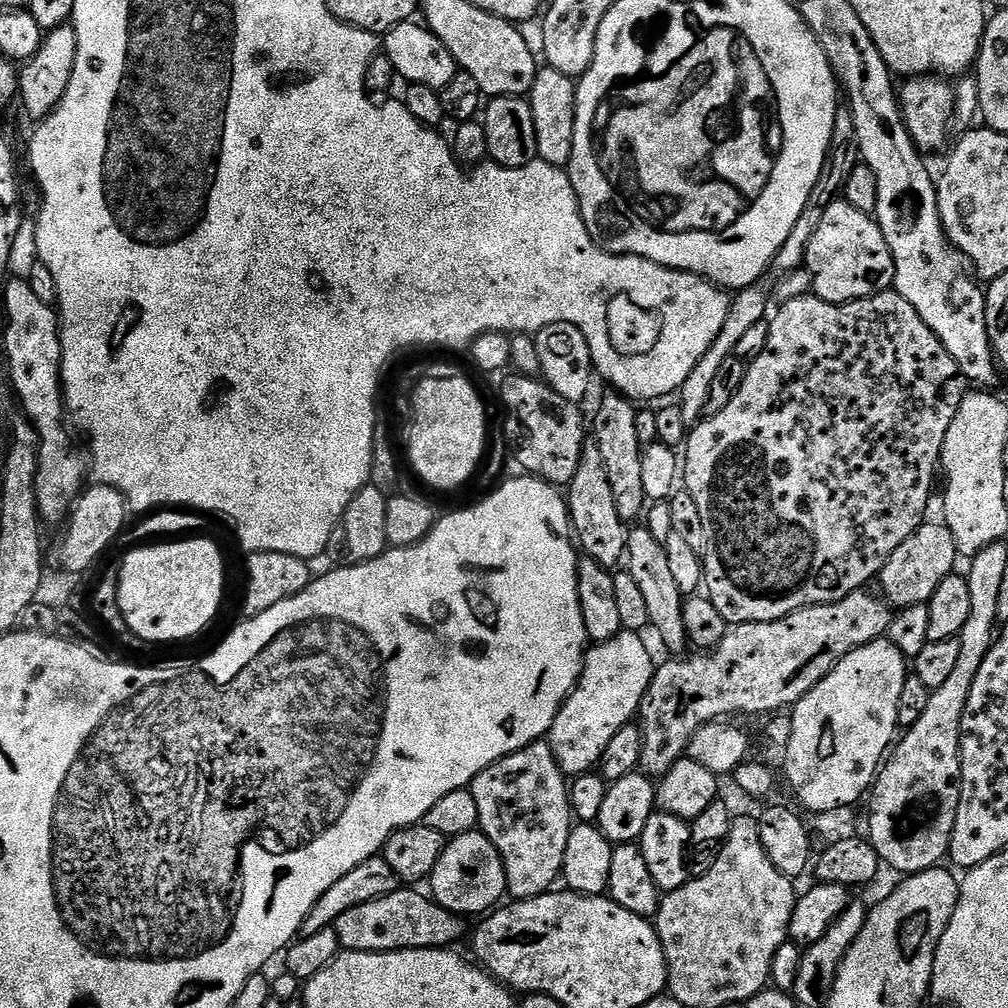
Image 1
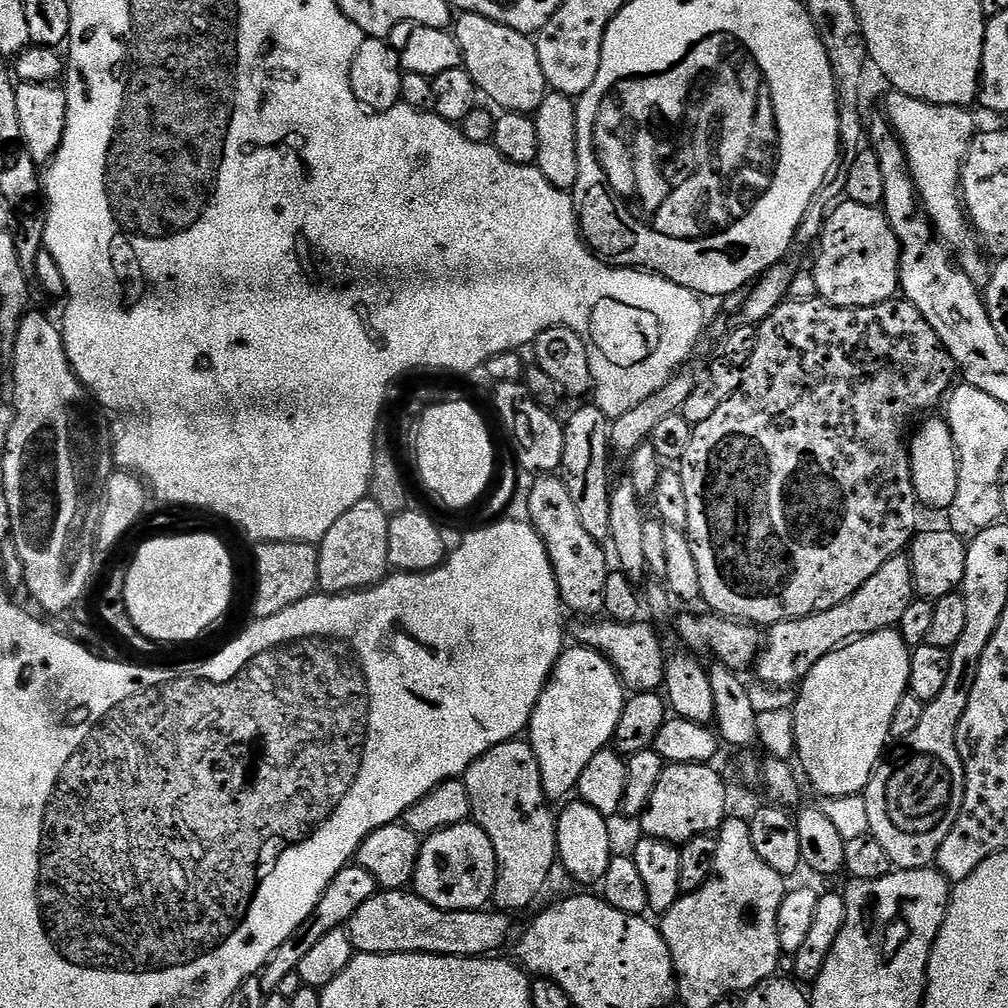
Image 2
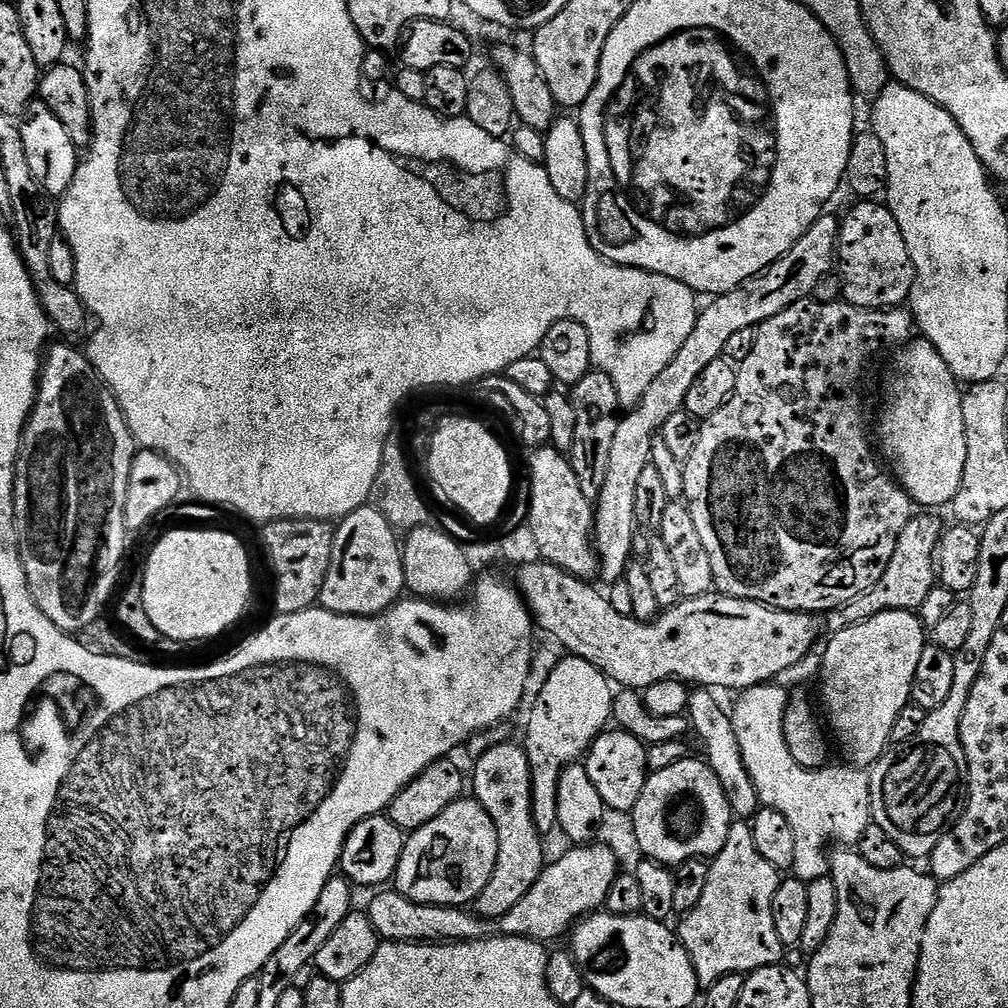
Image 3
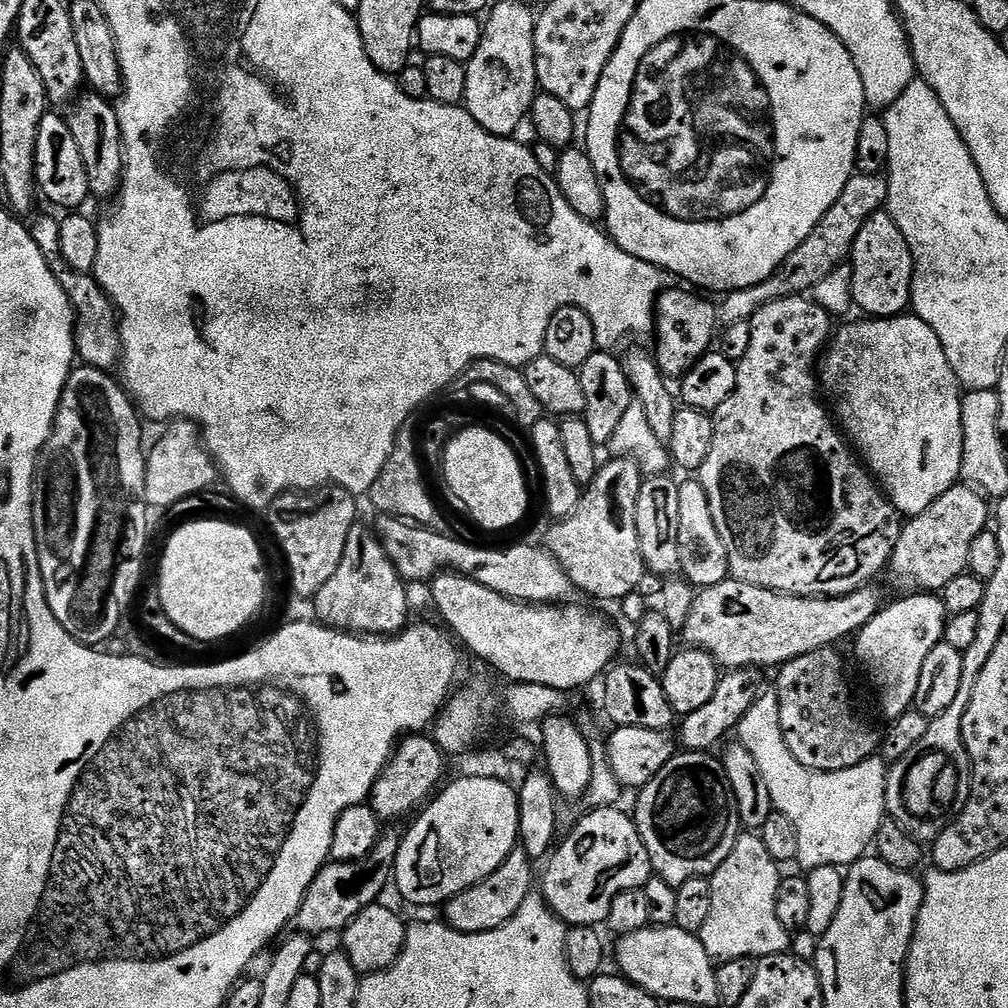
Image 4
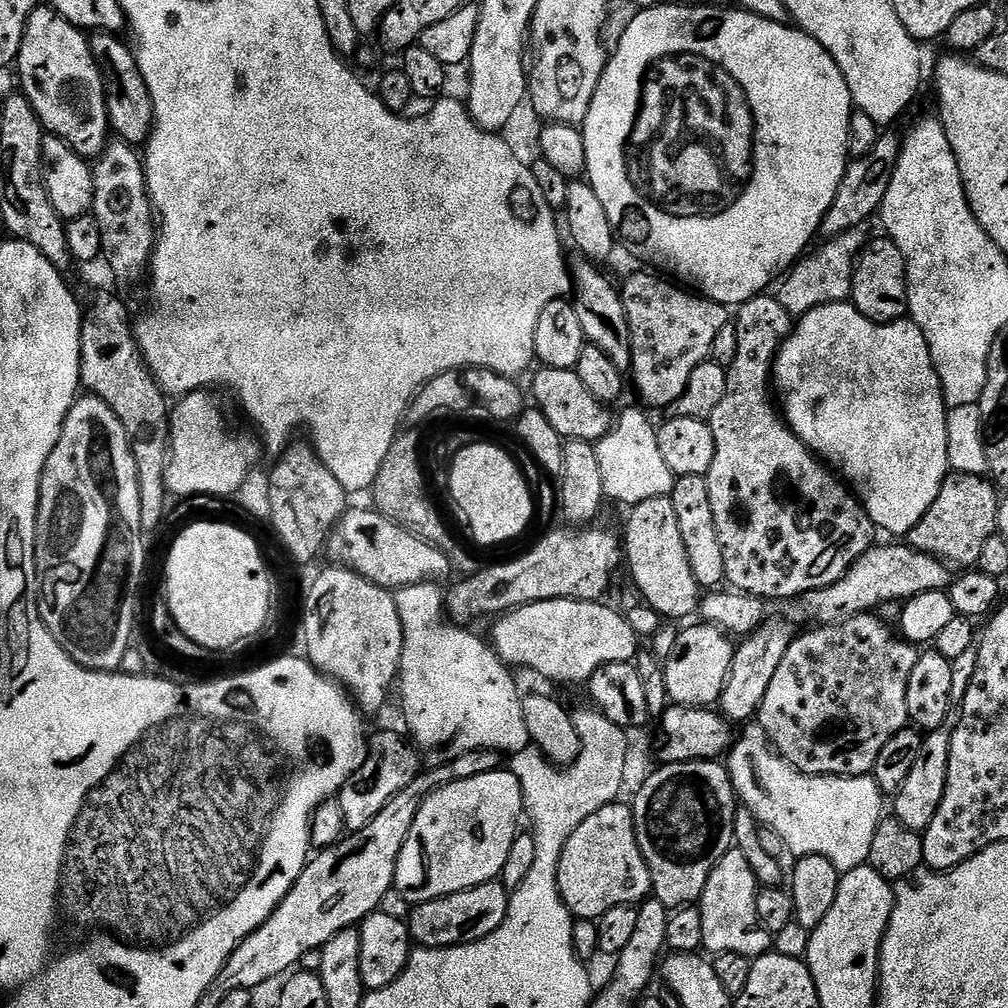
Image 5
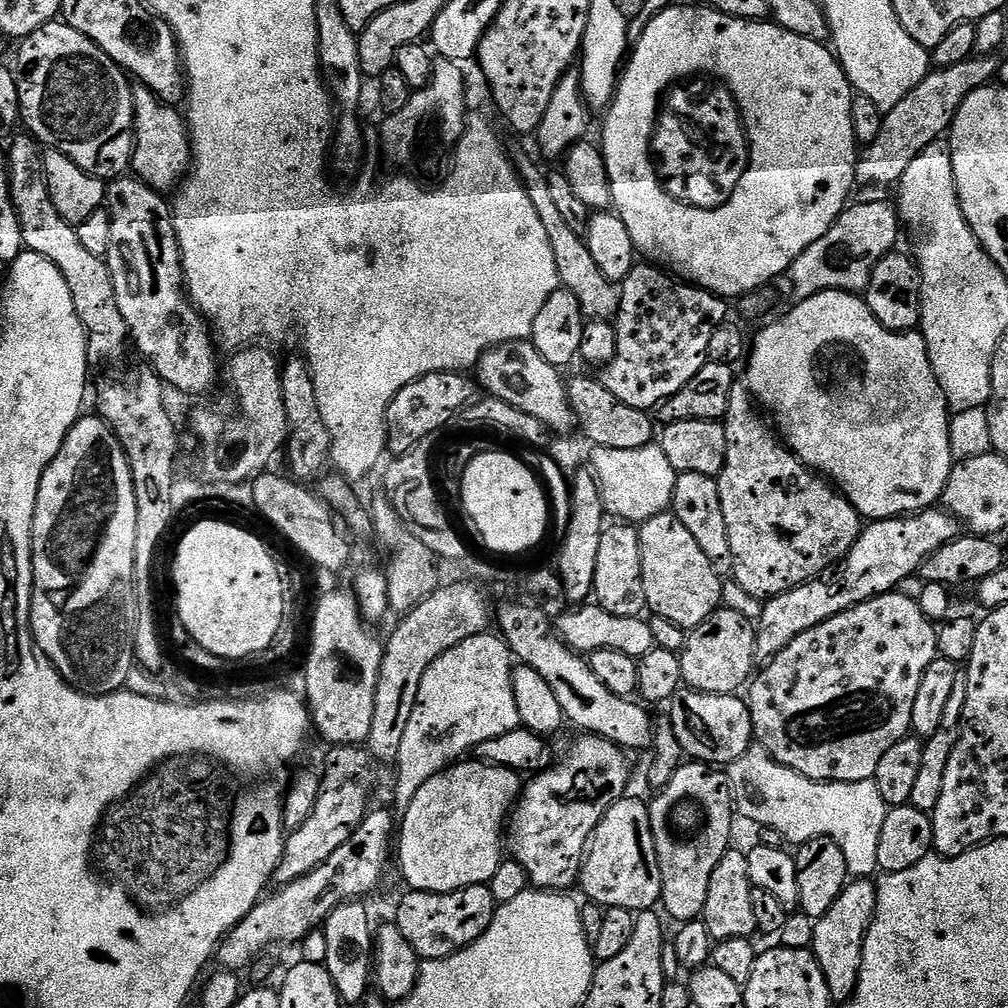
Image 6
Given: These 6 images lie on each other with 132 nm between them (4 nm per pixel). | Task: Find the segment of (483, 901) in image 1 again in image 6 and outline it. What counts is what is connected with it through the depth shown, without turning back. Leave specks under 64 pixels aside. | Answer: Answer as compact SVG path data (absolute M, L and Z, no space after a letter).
M457 762L438 773L434 778L430 778L430 782L426 782L426 786L422 786L422 790L418 790L418 794L414 794L414 798L410 802L410 806L403 809L404 825L398 828L398 860L400 856L400 872L404 875L404 880L408 883L409 889L417 892L456 892L460 888L469 888L475 884L487 884L494 878L494 874L498 870L498 866L502 862L502 857L506 852L506 836L500 831L505 831L506 821L509 819L510 813L513 811L514 805L519 801L522 791L521 773L510 770L509 768L496 768L492 764L483 762L475 762L476 764L464 764L468 762Z

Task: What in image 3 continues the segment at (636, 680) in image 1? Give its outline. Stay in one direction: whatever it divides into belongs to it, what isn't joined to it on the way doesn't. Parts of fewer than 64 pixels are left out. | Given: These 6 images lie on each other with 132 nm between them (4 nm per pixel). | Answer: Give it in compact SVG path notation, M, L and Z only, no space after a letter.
M568 654L544 680L524 732L522 747L530 762L534 826L542 834L558 828L558 782L564 769L587 753L592 741L609 727L612 720L614 688L590 662Z

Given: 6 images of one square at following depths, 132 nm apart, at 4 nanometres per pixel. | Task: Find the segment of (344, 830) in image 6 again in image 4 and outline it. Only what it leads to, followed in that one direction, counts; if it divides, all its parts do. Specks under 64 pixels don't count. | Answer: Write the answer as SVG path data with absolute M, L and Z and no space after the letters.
M424 734L405 735L397 743L388 764L380 771L370 795L370 808L381 821L411 817L441 787L444 770L446 774L446 756L433 739L428 737L427 740L426 737Z

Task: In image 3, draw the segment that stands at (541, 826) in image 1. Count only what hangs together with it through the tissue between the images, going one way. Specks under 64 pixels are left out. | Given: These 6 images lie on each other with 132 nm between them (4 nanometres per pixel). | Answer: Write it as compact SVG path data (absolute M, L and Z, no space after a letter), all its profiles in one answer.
M501 742L486 750L481 757L474 760L476 769L470 772L470 792L480 805L490 814L498 830L498 858L490 882L478 894L474 902L476 915L483 920L495 922L500 920L538 882L546 867L542 833L534 826L532 813L532 783L530 782L530 762L519 743Z

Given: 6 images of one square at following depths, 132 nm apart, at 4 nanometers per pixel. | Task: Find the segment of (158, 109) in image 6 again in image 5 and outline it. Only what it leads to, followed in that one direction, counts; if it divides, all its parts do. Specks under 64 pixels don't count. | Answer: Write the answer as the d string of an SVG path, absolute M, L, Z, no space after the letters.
M96 32L91 37L92 57L104 76L104 93L108 107L108 127L119 139L127 144L140 146L147 141L152 130L153 114L150 90L138 70L135 51L120 41L119 35L110 32Z

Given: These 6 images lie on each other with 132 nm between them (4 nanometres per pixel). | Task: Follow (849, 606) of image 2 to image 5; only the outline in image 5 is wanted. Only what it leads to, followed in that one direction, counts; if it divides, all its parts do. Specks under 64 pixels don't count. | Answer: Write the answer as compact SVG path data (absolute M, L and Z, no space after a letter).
M952 472L944 479L944 485L942 490L938 490L938 498L934 498L934 502L930 506L930 510L926 510L926 514L918 522L918 526L914 526L911 532L908 533L906 540L911 544L913 548L919 550L919 552L925 552L931 556L936 556L939 560L947 562L949 565L955 566L955 564L964 564L960 566L968 566L973 563L974 558L979 557L980 552L983 550L984 543L987 542L991 536L997 535L998 525L1000 522L1000 501L1002 499L1001 493L998 491L995 483L987 475L975 476L974 474L962 474L961 472Z

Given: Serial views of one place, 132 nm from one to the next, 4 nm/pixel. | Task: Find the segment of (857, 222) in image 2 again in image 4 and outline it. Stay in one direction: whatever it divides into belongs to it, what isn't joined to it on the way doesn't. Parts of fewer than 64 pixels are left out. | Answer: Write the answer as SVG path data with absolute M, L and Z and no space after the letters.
M887 211L875 212L858 230L850 257L852 303L868 318L901 315L912 299L912 255Z

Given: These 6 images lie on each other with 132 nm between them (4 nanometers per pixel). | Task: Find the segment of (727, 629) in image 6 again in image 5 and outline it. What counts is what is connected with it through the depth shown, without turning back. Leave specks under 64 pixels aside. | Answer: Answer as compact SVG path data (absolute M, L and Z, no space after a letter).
M699 623L693 628L684 626L679 629L677 642L662 664L668 699L676 706L703 708L715 705L730 674L734 651L733 637L717 628L715 624Z

